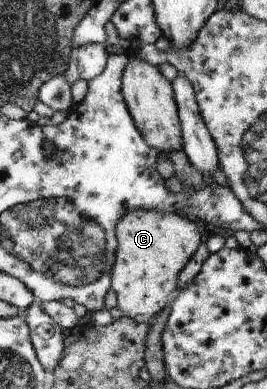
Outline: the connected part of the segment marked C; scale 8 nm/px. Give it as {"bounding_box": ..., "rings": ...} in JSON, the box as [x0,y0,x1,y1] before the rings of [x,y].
{"bounding_box":[111,209,201,317],"rings":[[[133,209],[130,210],[117,224],[117,258],[114,260],[113,275],[111,275],[111,288],[117,294],[118,307],[121,312],[123,312],[125,317],[143,316],[143,314],[149,314],[149,316],[154,317],[160,310],[167,307],[167,296],[171,294],[171,291],[178,288],[178,276],[181,274],[181,270],[185,270],[186,264],[190,262],[193,258],[195,251],[201,246],[201,232],[197,230],[196,222],[193,222],[193,218],[189,216],[179,216],[179,214],[169,214],[169,212],[155,210],[145,210],[145,209]]]}

